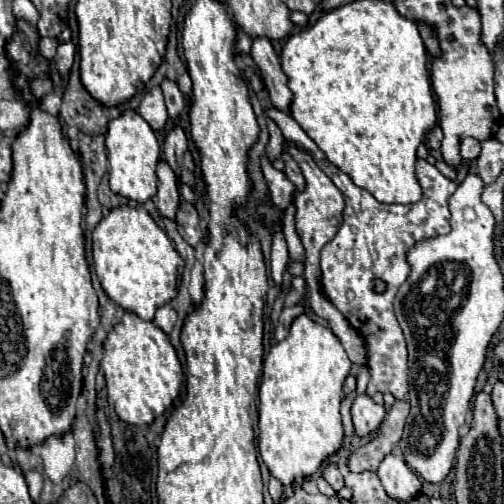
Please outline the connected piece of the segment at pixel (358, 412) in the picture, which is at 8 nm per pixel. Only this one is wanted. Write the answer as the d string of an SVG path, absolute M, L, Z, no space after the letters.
M356 395L352 401L352 421L354 421L354 429L360 437L368 435L370 431L376 431L378 425L382 423L386 411L384 405L378 405L372 401L372 397L364 395Z

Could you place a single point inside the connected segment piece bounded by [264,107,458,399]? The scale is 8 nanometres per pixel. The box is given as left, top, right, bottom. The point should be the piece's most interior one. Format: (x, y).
(371, 241)

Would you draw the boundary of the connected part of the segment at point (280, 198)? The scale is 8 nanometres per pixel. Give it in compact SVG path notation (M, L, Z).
M262 155L262 173L264 173L264 179L268 183L268 189L270 189L270 197L272 201L280 207L280 209L286 209L296 187L292 187L292 183L286 179L286 175L282 171L276 171L272 167L272 163L268 163L268 157Z

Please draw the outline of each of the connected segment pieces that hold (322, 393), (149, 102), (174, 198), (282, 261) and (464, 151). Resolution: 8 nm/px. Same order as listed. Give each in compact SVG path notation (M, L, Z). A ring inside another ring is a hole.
M306 307L292 321L286 339L270 347L264 359L264 371L262 371L259 385L258 449L270 473L284 485L292 485L294 481L302 477L314 475L318 467L322 465L322 461L340 449L342 437L344 437L342 417L340 417L340 401L344 397L342 383L348 377L350 365L352 363L340 339L328 327L316 323L308 315Z
M152 87L152 89L144 95L138 113L146 119L146 123L148 123L154 131L162 131L162 129L166 127L168 113L166 113L166 107L164 107L164 95L162 95L162 89L160 89L160 87Z
M162 161L158 165L158 193L156 193L156 207L162 217L174 221L178 205L180 205L180 195L176 189L176 175L172 175L172 169Z
M278 225L276 237L272 241L272 255L270 255L270 275L272 275L272 283L276 287L280 287L284 283L284 271L286 271L288 259L290 259L290 255L288 255L288 247L284 241L284 233L280 231L280 225Z
M474 137L464 139L464 143L462 143L462 147L460 147L460 155L462 155L462 159L474 161L474 159L480 155L480 141L474 139Z

